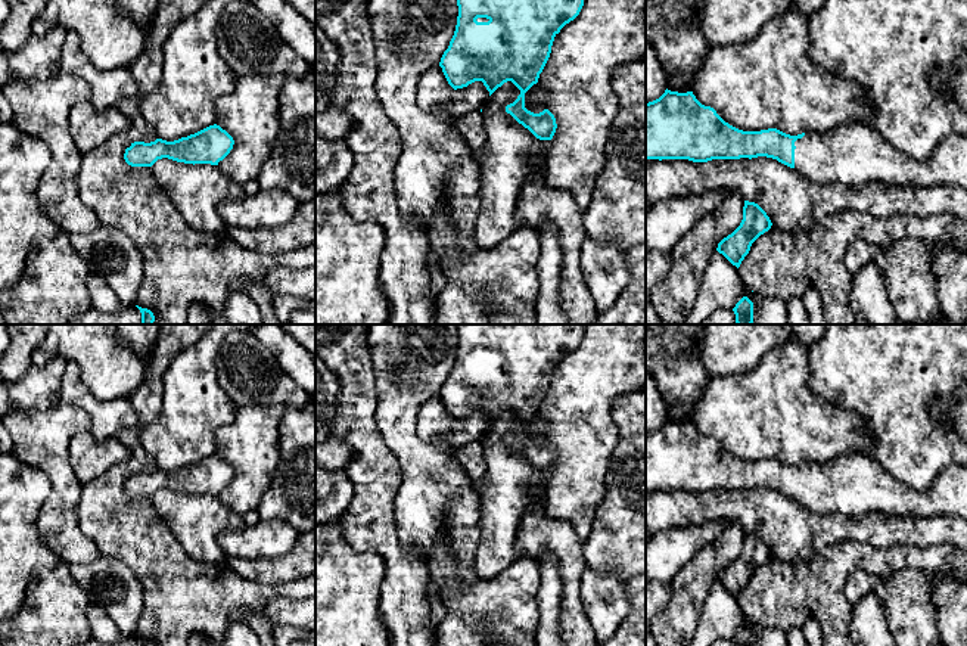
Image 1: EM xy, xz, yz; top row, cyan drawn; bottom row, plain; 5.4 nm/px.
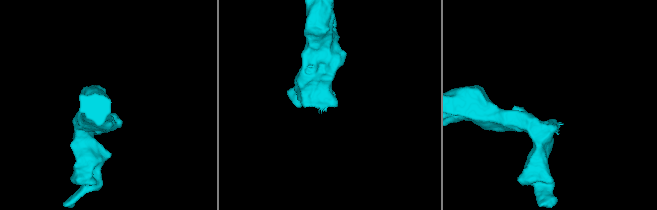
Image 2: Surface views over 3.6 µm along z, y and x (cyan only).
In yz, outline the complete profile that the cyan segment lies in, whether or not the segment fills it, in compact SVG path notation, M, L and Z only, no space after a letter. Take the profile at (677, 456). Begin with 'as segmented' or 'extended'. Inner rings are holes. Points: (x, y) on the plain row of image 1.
extended; M693 422L665 423L646 434L646 490L740 490L767 487L795 499L823 515L843 513L856 518L865 513L933 518L955 515L967 521L967 466L951 465L940 470L924 491L895 479L876 457L859 453L837 456L827 465L786 465L777 459L743 462L725 453L713 438L702 435Z

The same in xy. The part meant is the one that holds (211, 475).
as segmented; M214 454L174 472L162 469L150 473L134 472L125 479L124 490L131 497L152 497L162 488L193 496L218 496L230 484L233 475L233 468Z

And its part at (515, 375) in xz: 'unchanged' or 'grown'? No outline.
grown

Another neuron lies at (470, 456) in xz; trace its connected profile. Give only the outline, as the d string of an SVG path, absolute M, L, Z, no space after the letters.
M475 441L457 448L455 459L463 468L467 478L473 481L475 490L478 493L482 493L485 488L482 479L486 473L482 442Z

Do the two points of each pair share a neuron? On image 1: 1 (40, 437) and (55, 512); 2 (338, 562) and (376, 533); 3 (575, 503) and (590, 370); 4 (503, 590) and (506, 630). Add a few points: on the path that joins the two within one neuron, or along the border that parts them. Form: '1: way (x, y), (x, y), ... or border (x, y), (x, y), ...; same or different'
1: way (50, 456), (59, 472), (59, 493); same
2: border (341, 518), (344, 537), (385, 568); different
3: way (578, 471), (578, 403); same
4: way (503, 601), (503, 620); same

